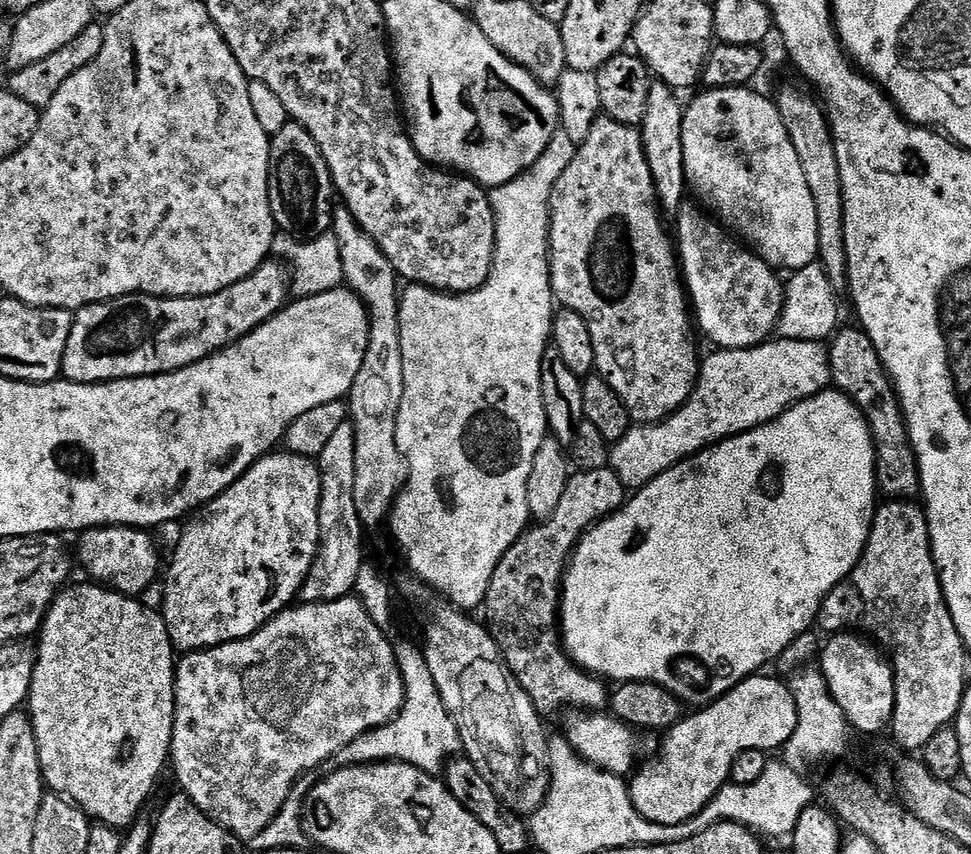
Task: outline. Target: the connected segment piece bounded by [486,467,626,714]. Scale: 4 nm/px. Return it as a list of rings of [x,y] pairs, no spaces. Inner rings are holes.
[[[611,467],[602,470],[577,471],[568,481],[567,490],[551,517],[535,526],[529,527],[516,541],[500,564],[492,583],[488,585],[486,609],[496,623],[494,635],[504,652],[512,672],[526,690],[526,694],[541,713],[556,712],[559,708],[588,708],[584,710],[604,710],[610,704],[610,688],[601,677],[584,671],[568,654],[562,639],[562,585],[570,561],[577,545],[583,540],[590,528],[607,520],[614,512],[619,512],[626,503],[626,489]]]

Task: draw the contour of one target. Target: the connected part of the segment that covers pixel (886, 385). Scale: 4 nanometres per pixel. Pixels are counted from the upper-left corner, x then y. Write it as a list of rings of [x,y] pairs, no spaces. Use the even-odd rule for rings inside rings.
[[[841,327],[830,340],[832,384],[851,397],[868,419],[872,437],[876,441],[876,480],[881,493],[888,498],[912,498],[921,491],[920,467],[916,465],[916,452],[908,437],[908,422],[900,407],[900,398],[892,385],[892,377],[884,368],[874,342],[863,328]]]

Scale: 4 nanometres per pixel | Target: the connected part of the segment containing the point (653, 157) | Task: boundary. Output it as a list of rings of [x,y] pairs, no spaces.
[[[653,83],[640,132],[644,137],[648,164],[655,178],[657,199],[665,209],[676,210],[685,201],[684,192],[686,193],[688,187],[684,168],[684,147],[681,140],[684,129],[684,108],[673,96],[675,96],[673,89],[667,84]]]

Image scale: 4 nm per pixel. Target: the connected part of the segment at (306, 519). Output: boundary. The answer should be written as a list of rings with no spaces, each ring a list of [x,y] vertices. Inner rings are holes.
[[[276,450],[257,460],[221,496],[203,505],[193,524],[185,526],[176,544],[176,557],[172,560],[172,596],[176,599],[172,604],[173,610],[187,610],[188,604],[184,599],[188,592],[184,588],[216,588],[220,596],[226,595],[228,588],[256,588],[257,625],[263,626],[285,611],[295,601],[292,599],[301,595],[304,582],[312,575],[312,568],[320,555],[322,486],[315,459]]]

